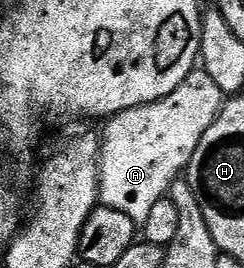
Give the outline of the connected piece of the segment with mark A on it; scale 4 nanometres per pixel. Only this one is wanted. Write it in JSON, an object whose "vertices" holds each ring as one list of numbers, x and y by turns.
{"vertices":[[198,66,193,69,191,74,187,74,187,78,175,90,171,90,171,94,167,94,163,98,159,98,150,104,143,106,135,106,131,110,123,110,117,116,109,117,104,125,105,136,100,137,101,142,101,194,99,197,100,203,111,210,119,210,122,214,127,214,127,218,131,218,138,226,144,225,145,219,149,211,155,207,155,202,166,199,169,194,169,188,177,179,188,169,191,158,195,154,195,146,199,146,199,142,203,138,203,134,207,134,209,127,217,121,217,116,221,113,221,106,227,99,226,93,221,92,219,86,215,84,215,78,211,78,211,74,205,72,204,67]]}

